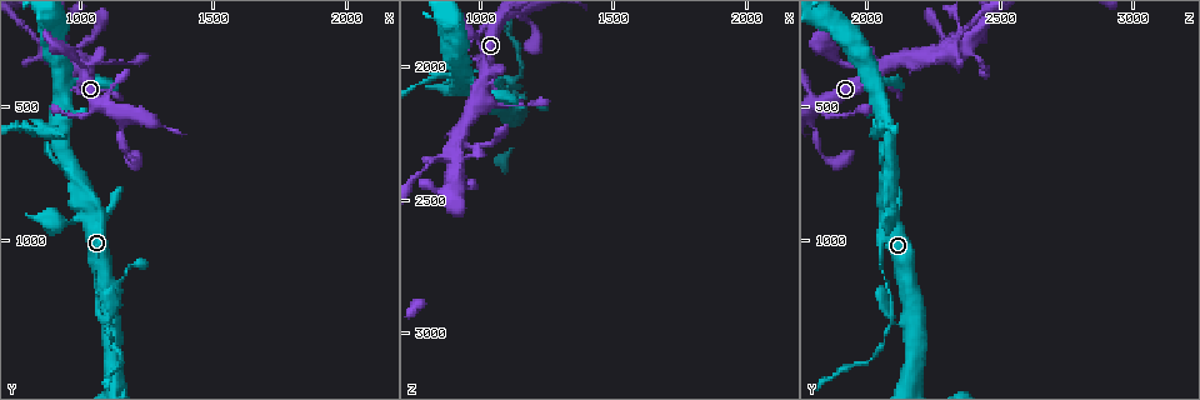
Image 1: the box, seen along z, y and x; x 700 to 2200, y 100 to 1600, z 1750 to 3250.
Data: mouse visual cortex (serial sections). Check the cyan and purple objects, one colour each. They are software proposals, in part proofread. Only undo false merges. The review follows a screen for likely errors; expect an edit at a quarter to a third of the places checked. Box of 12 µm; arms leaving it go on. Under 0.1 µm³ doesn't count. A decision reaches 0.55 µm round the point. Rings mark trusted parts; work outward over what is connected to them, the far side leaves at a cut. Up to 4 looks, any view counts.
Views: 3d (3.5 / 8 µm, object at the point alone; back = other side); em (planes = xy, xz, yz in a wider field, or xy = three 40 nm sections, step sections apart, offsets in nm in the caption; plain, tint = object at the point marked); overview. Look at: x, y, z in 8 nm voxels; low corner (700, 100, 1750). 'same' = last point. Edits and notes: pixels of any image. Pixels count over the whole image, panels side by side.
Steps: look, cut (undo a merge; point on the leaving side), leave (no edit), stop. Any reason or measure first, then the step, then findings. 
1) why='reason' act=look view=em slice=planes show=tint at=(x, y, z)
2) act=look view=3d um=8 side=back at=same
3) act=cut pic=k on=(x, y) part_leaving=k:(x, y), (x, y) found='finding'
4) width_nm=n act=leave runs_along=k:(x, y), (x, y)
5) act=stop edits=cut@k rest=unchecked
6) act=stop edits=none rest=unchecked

why='two arms in line, one across' act=look view=3d um=3.5 at=(1110, 1290, 2180)

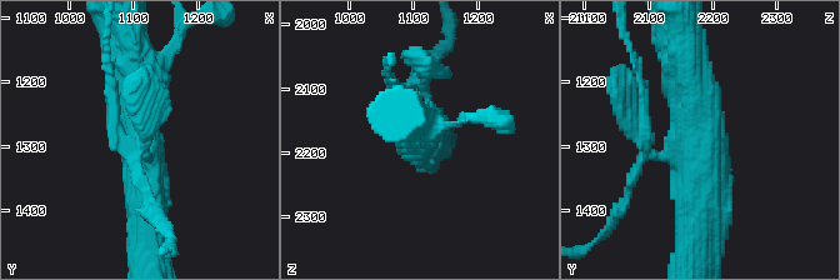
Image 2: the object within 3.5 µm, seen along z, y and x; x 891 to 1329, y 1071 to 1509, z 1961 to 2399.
arms=3 arm_widths_nm=150,500,600 why='need the tissue' act=look view=em slice=xy step=1 show=tint at=(1110, 1280, 2170)

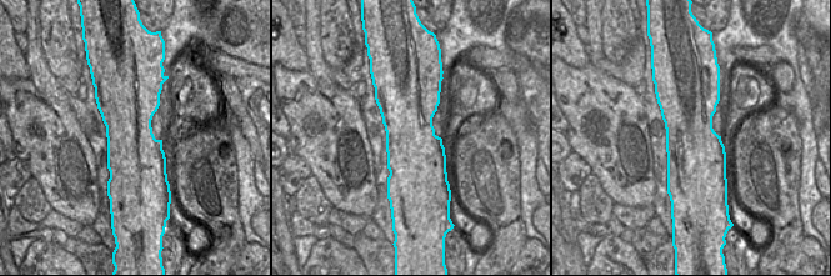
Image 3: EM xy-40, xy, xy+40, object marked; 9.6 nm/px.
act=leave runs_along=2:(129, 51), (140, 83), (148, 216) found='continuous, no second cell'

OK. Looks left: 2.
why='abrupt turn' act=look view=3d um=3.5 at=(870, 610, 2050)

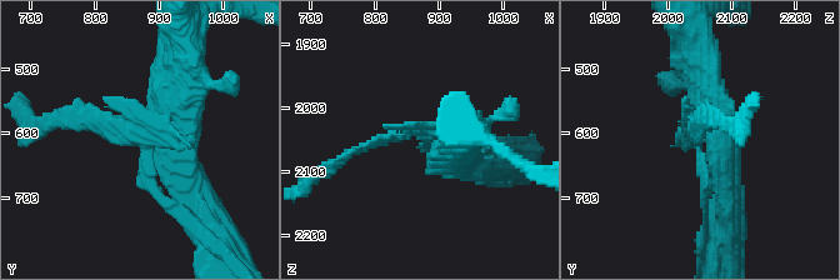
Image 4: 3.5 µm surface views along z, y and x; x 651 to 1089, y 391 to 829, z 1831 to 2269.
act=look view=em slice=xy step=1 show=tint at=(875, 610, 2040)

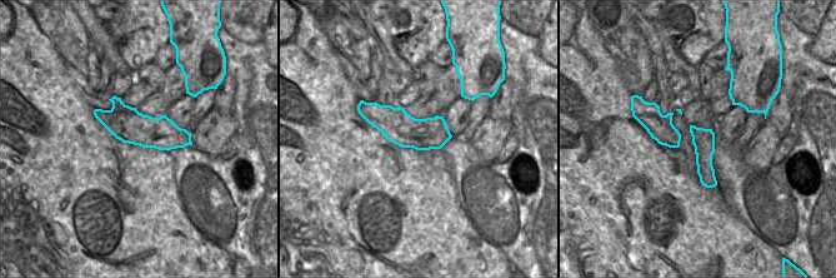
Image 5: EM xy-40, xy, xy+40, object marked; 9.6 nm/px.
act=leave found='one cell here'

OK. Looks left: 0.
act=stop edits=none rest=unchecked

